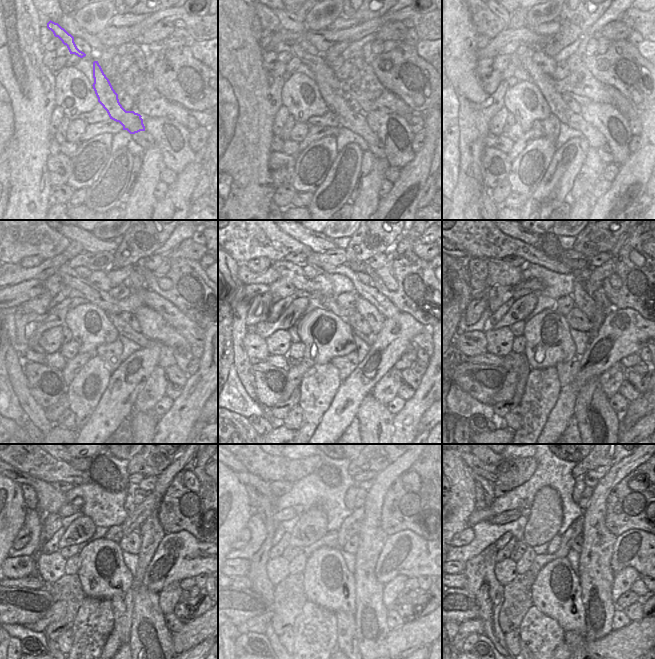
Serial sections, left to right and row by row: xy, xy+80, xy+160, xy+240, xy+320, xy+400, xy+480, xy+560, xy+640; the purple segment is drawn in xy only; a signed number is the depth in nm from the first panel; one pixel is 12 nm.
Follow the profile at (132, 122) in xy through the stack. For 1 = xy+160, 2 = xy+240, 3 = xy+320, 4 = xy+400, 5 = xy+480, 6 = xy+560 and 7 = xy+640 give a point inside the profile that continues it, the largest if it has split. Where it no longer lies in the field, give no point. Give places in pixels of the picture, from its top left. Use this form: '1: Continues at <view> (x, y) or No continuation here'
1: Continues at xy+160 (568, 111)
2: Continues at xy+240 (124, 329)
3: Continues at xy+320 (404, 361)
4: Continues at xy+400 (629, 361)
5: Continues at xy+480 (186, 583)
6: Continues at xy+560 (412, 583)
7: Continues at xy+640 (638, 587)

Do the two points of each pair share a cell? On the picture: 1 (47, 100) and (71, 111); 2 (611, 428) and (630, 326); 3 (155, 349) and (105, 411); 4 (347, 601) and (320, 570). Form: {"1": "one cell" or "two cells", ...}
{"1": "two cells", "2": "two cells", "3": "one cell", "4": "one cell"}

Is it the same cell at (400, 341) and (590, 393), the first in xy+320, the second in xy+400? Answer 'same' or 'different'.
different

